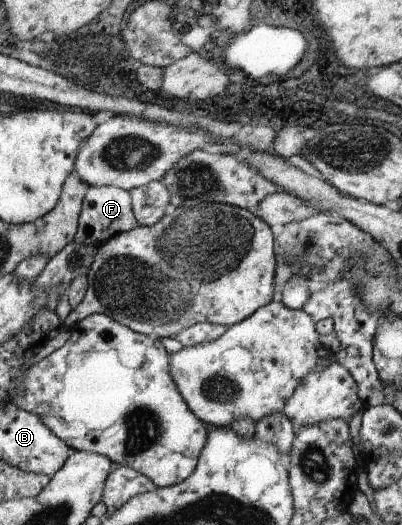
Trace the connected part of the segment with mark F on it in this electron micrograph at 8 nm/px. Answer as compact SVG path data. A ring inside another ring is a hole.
M116 185L92 186L89 187L83 202L83 209L79 218L79 231L75 241L78 244L88 244L88 246L98 248L115 236L132 232L139 226L133 208L131 191Z

